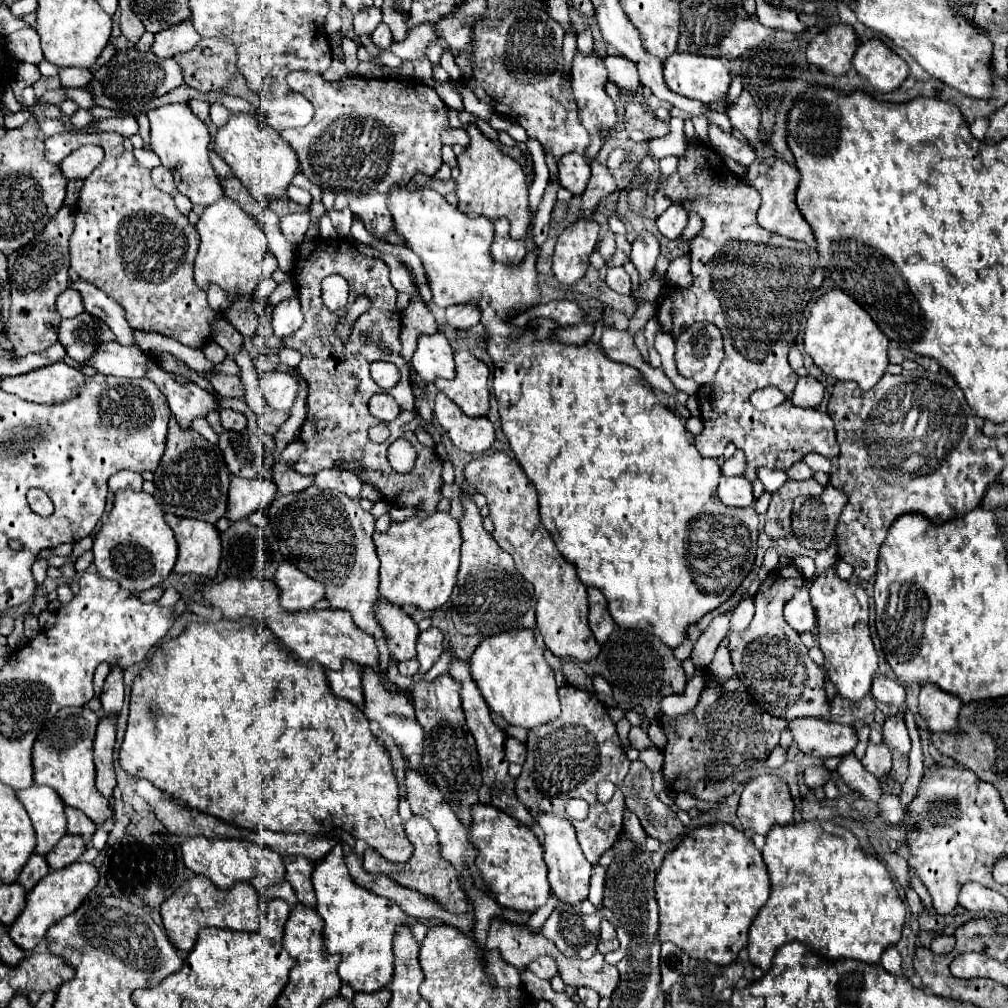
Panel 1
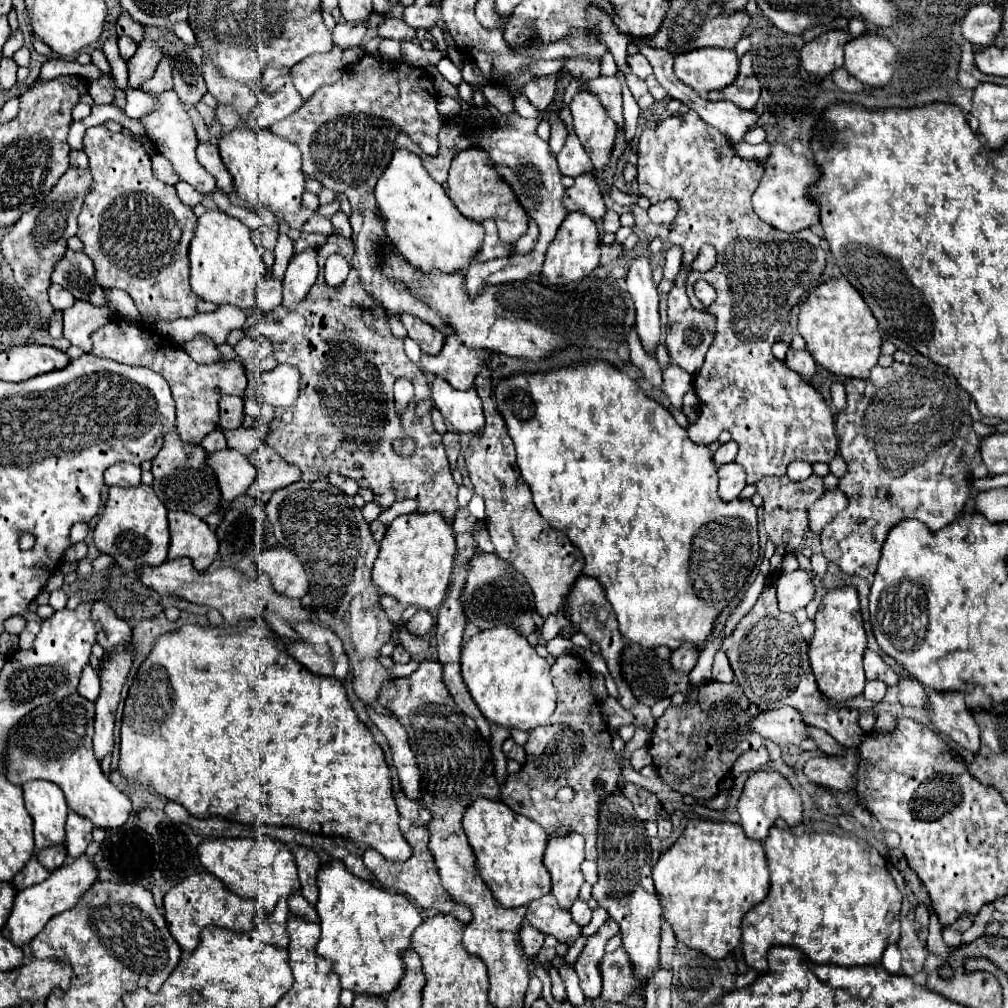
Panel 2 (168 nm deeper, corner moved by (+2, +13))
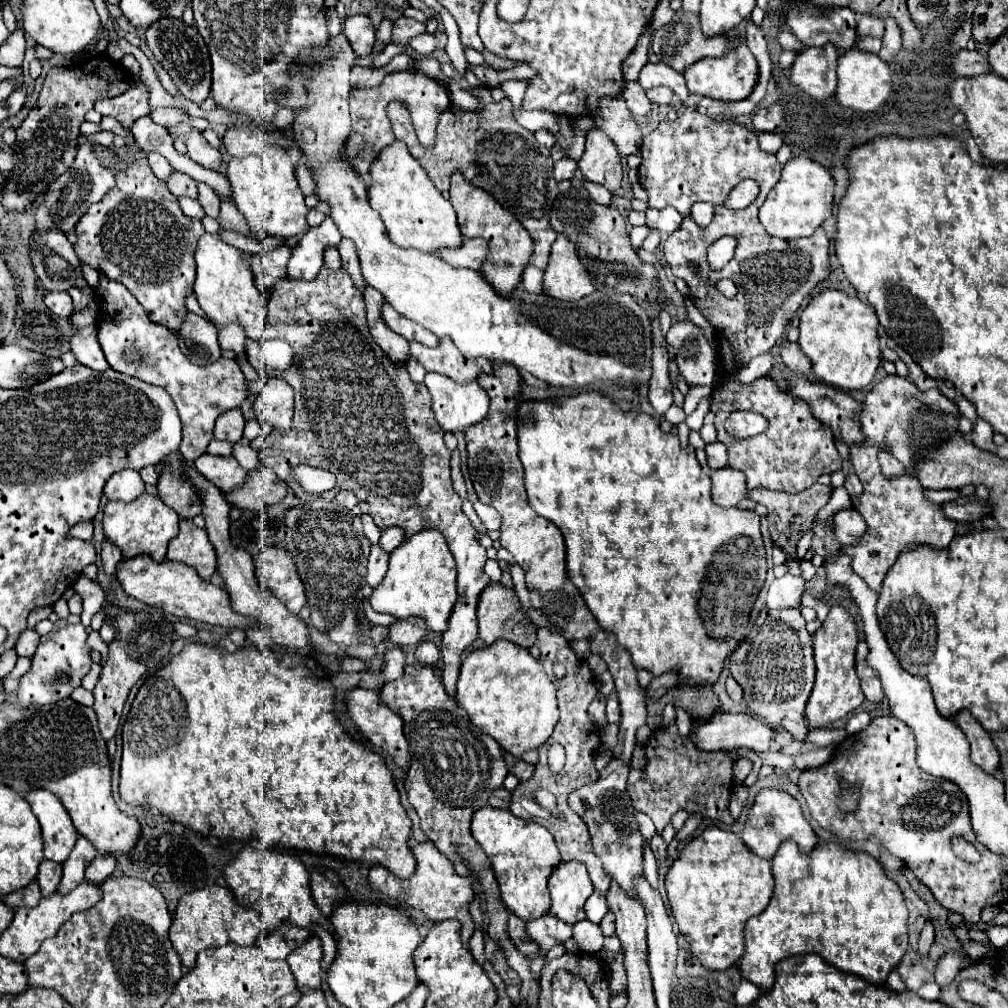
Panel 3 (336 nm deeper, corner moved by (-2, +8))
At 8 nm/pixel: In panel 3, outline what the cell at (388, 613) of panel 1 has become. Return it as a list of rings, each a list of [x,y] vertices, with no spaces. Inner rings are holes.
[[[424,641],[424,643],[420,643],[418,647],[416,647],[416,661],[418,663],[422,663],[422,665],[436,665],[438,663],[438,659],[440,659],[440,655],[438,655],[438,647],[434,645],[434,643],[430,643],[430,641]]]

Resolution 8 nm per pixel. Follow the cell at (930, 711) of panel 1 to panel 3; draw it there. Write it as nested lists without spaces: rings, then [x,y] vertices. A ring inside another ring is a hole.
[[[960,711],[954,721],[972,745],[972,761],[984,773],[996,773],[996,769],[1000,767],[1000,753],[996,751],[996,745],[992,743],[988,731],[982,729],[982,725],[970,715],[970,711]]]

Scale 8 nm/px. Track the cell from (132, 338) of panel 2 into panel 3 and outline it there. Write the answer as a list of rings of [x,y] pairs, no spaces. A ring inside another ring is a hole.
[[[100,271],[96,293],[100,293],[100,299],[104,299],[102,317],[98,321],[98,341],[106,355],[106,361],[114,371],[136,377],[150,385],[164,387],[168,391],[182,419],[180,453],[184,461],[196,461],[212,441],[212,429],[218,415],[240,407],[240,403],[248,397],[246,379],[236,359],[222,357],[212,365],[194,365],[176,345],[176,335],[168,327],[152,323],[140,303],[122,283],[108,279]]]

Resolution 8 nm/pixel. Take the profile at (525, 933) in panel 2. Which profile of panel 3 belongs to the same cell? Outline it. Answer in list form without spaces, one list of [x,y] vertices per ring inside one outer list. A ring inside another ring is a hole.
[[[510,913],[508,917],[508,935],[512,939],[512,943],[516,945],[516,949],[522,953],[522,955],[534,955],[538,953],[540,949],[536,949],[536,945],[532,945],[532,941],[528,941],[528,935],[526,935],[526,923],[520,921],[514,913]]]

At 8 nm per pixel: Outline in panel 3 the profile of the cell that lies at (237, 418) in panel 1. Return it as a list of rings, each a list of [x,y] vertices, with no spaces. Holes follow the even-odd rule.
[[[230,409],[228,413],[224,413],[216,419],[214,439],[238,443],[242,437],[242,431],[244,431],[244,417],[242,417],[240,409]]]

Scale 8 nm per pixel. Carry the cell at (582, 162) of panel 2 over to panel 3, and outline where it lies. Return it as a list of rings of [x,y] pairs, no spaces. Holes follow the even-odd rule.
[[[560,159],[560,161],[554,163],[554,179],[556,181],[572,179],[576,169],[578,169],[578,163],[574,159]]]

